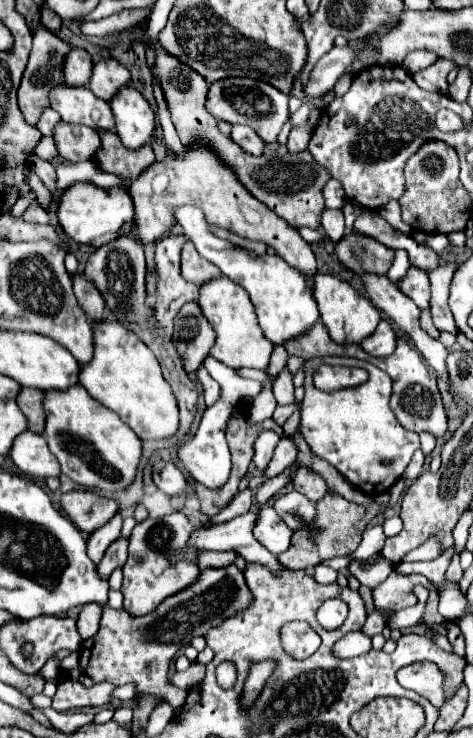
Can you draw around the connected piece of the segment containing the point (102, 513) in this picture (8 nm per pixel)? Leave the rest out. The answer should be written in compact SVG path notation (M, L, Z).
M68 492L62 494L62 510L68 514L68 518L82 530L92 534L102 524L106 524L116 512L118 504L116 500L100 498L94 492Z

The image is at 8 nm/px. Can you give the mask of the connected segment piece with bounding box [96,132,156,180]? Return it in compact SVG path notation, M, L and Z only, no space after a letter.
M100 132L100 136L102 148L100 154L96 154L96 166L104 172L118 174L126 180L136 180L148 166L156 162L150 146L132 152L130 148L122 146L120 138L114 132Z

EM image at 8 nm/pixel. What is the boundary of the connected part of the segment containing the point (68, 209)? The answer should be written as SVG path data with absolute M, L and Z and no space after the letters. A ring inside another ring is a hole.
M74 184L70 186L62 198L58 208L58 220L64 228L64 232L76 240L78 244L88 244L94 248L100 248L124 234L132 232L132 226L136 222L134 216L134 202L124 188L98 188L94 184Z

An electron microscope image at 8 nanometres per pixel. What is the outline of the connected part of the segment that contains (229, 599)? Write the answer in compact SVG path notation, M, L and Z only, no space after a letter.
M230 564L218 570L204 570L192 588L170 596L160 604L160 608L156 608L156 612L150 612L148 616L132 618L124 610L106 606L102 612L100 630L80 646L80 670L72 670L68 674L72 680L78 680L82 674L86 674L94 682L110 682L114 686L134 684L136 694L166 698L178 710L186 702L188 692L168 682L168 668L172 658L178 654L178 650L188 646L194 636L202 636L208 632L208 628L224 622L228 616L240 612L240 608L246 608L250 602L252 594L244 574L234 564Z

